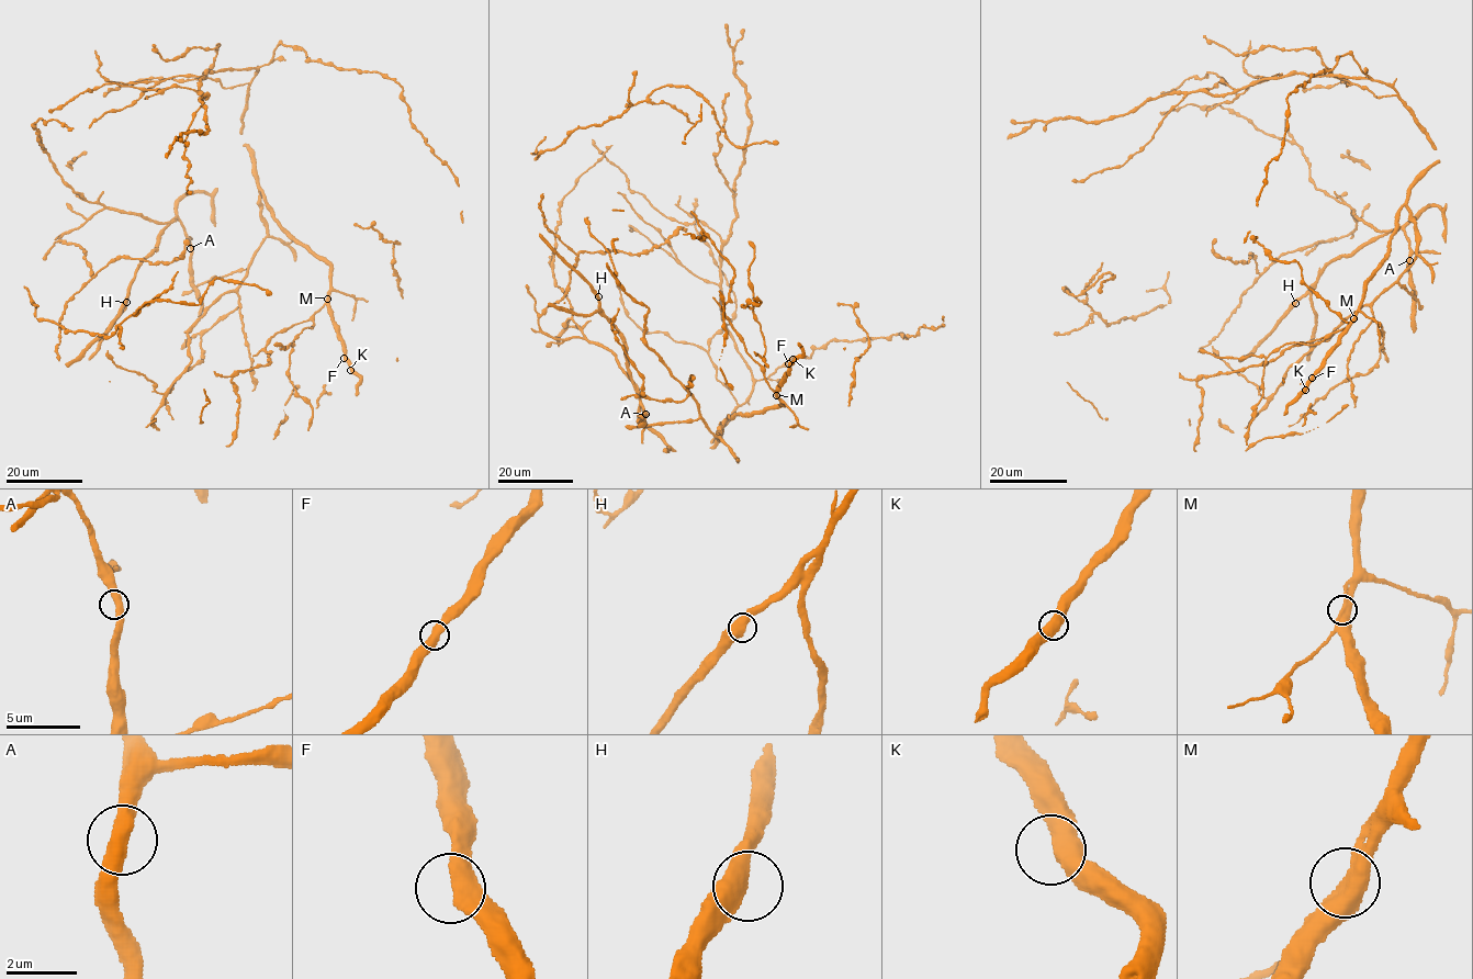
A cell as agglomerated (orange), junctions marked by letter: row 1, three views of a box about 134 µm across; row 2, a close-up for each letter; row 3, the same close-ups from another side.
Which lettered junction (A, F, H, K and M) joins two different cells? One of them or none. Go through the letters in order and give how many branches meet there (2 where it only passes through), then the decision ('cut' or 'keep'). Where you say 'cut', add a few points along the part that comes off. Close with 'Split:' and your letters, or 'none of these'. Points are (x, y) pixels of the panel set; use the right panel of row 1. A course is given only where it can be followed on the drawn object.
A: 2 branches meet; keep
F: 2 branches meet; keep
H: 2 branches meet; keep
K: 2 branches meet; keep
M: 2 branches meet; keep
Split: none of these

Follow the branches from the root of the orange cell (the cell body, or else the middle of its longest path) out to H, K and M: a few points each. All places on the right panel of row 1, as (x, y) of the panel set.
H: (1408, 260), (1407, 236), (1402, 228), (1387, 231), (1351, 254), (1333, 259), (1295, 303)
K: (1408, 260), (1417, 302), (1398, 281), (1416, 255), (1415, 222), (1404, 205), (1356, 318), (1305, 390)
M: (1408, 260), (1417, 302), (1398, 281), (1416, 255), (1415, 222), (1404, 205), (1386, 257), (1363, 287), (1353, 318)

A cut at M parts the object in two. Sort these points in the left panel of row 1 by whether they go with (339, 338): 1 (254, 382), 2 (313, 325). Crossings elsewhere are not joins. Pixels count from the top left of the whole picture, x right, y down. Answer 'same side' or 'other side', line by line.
1: same side
2: other side

